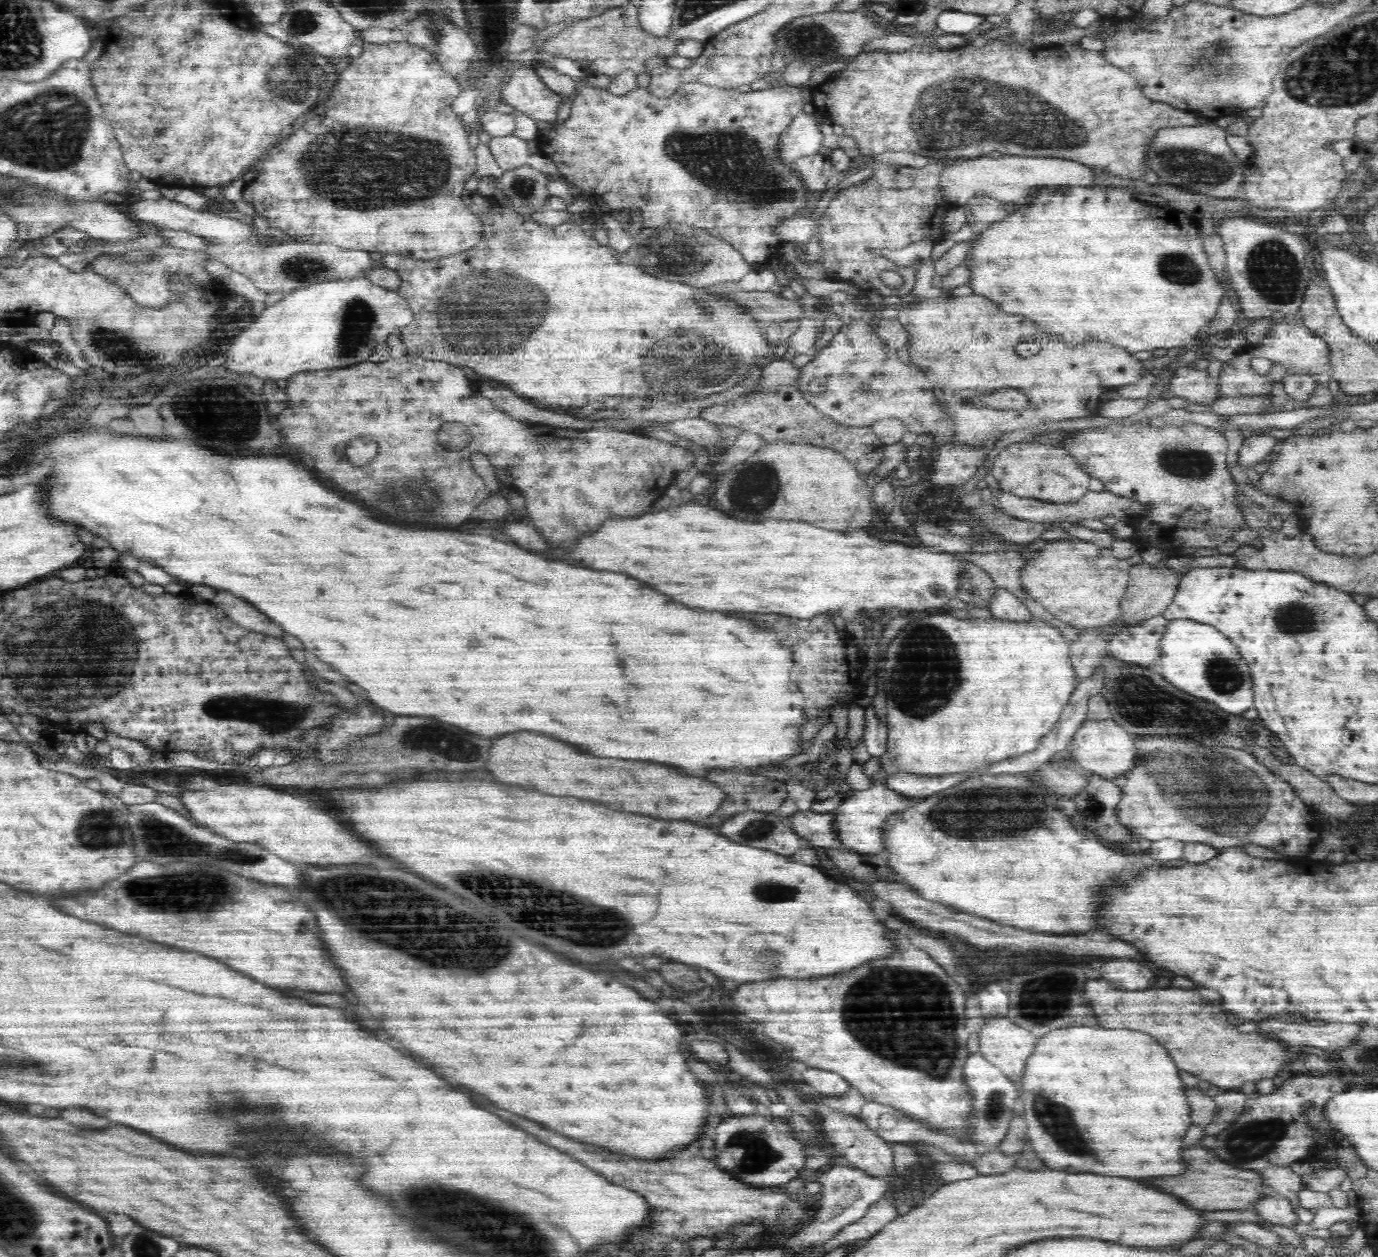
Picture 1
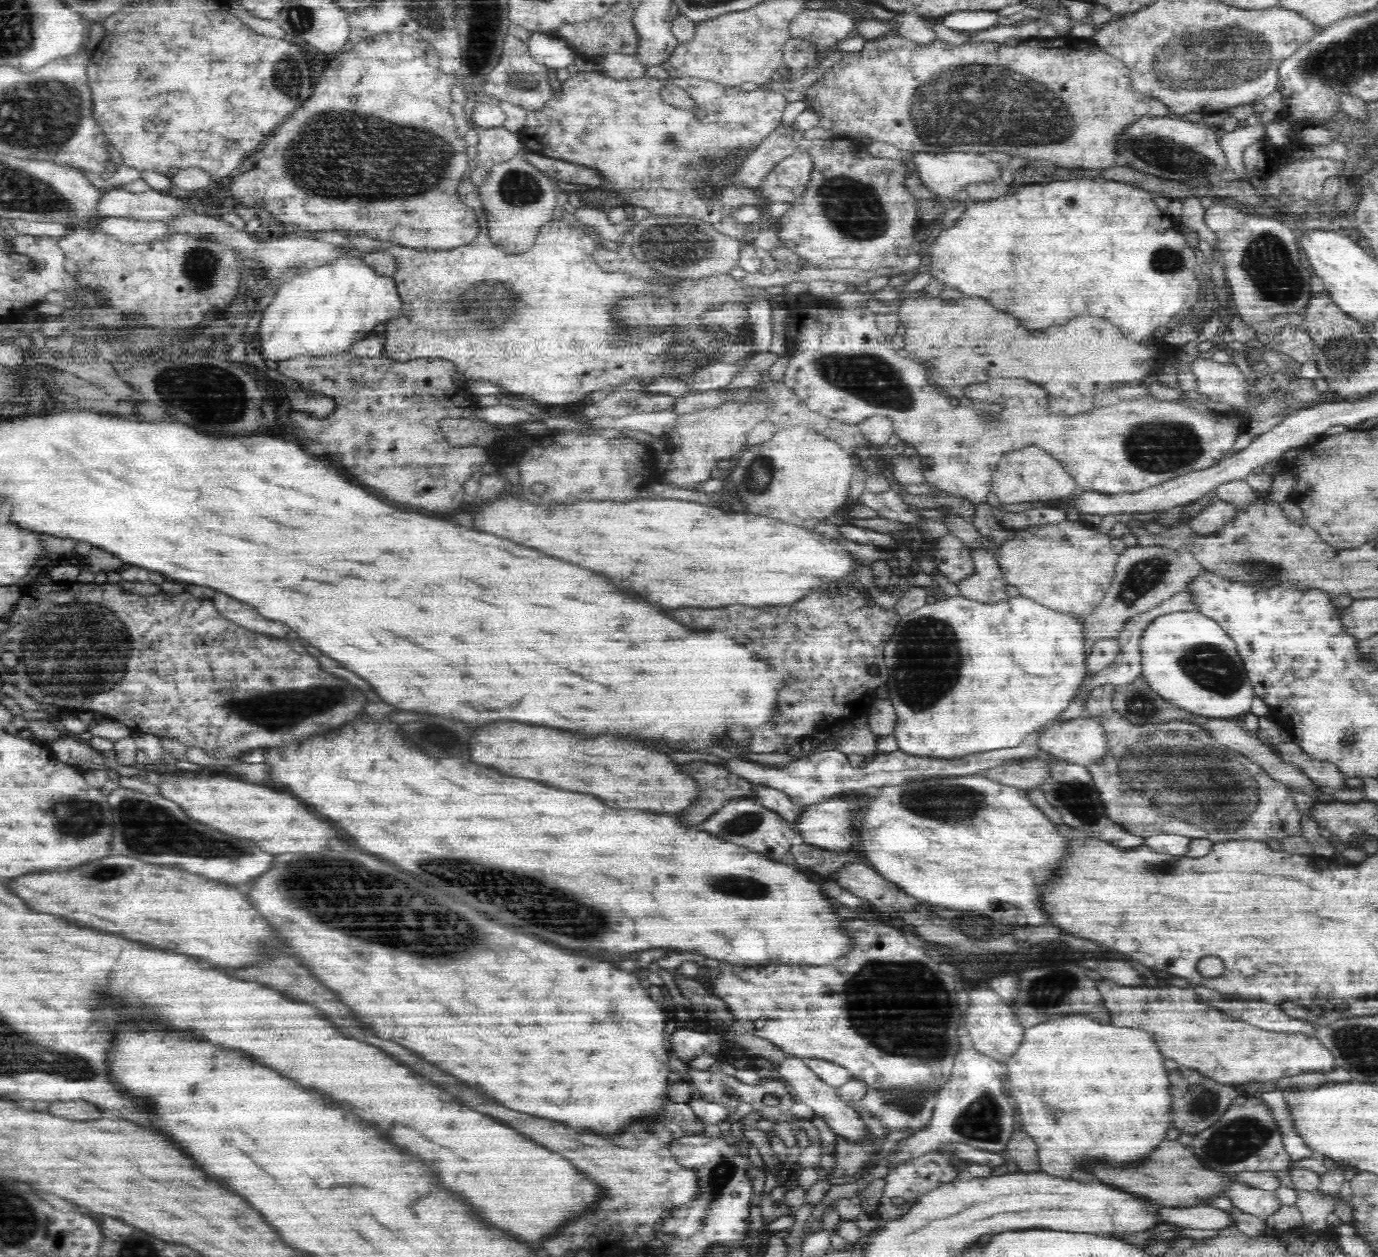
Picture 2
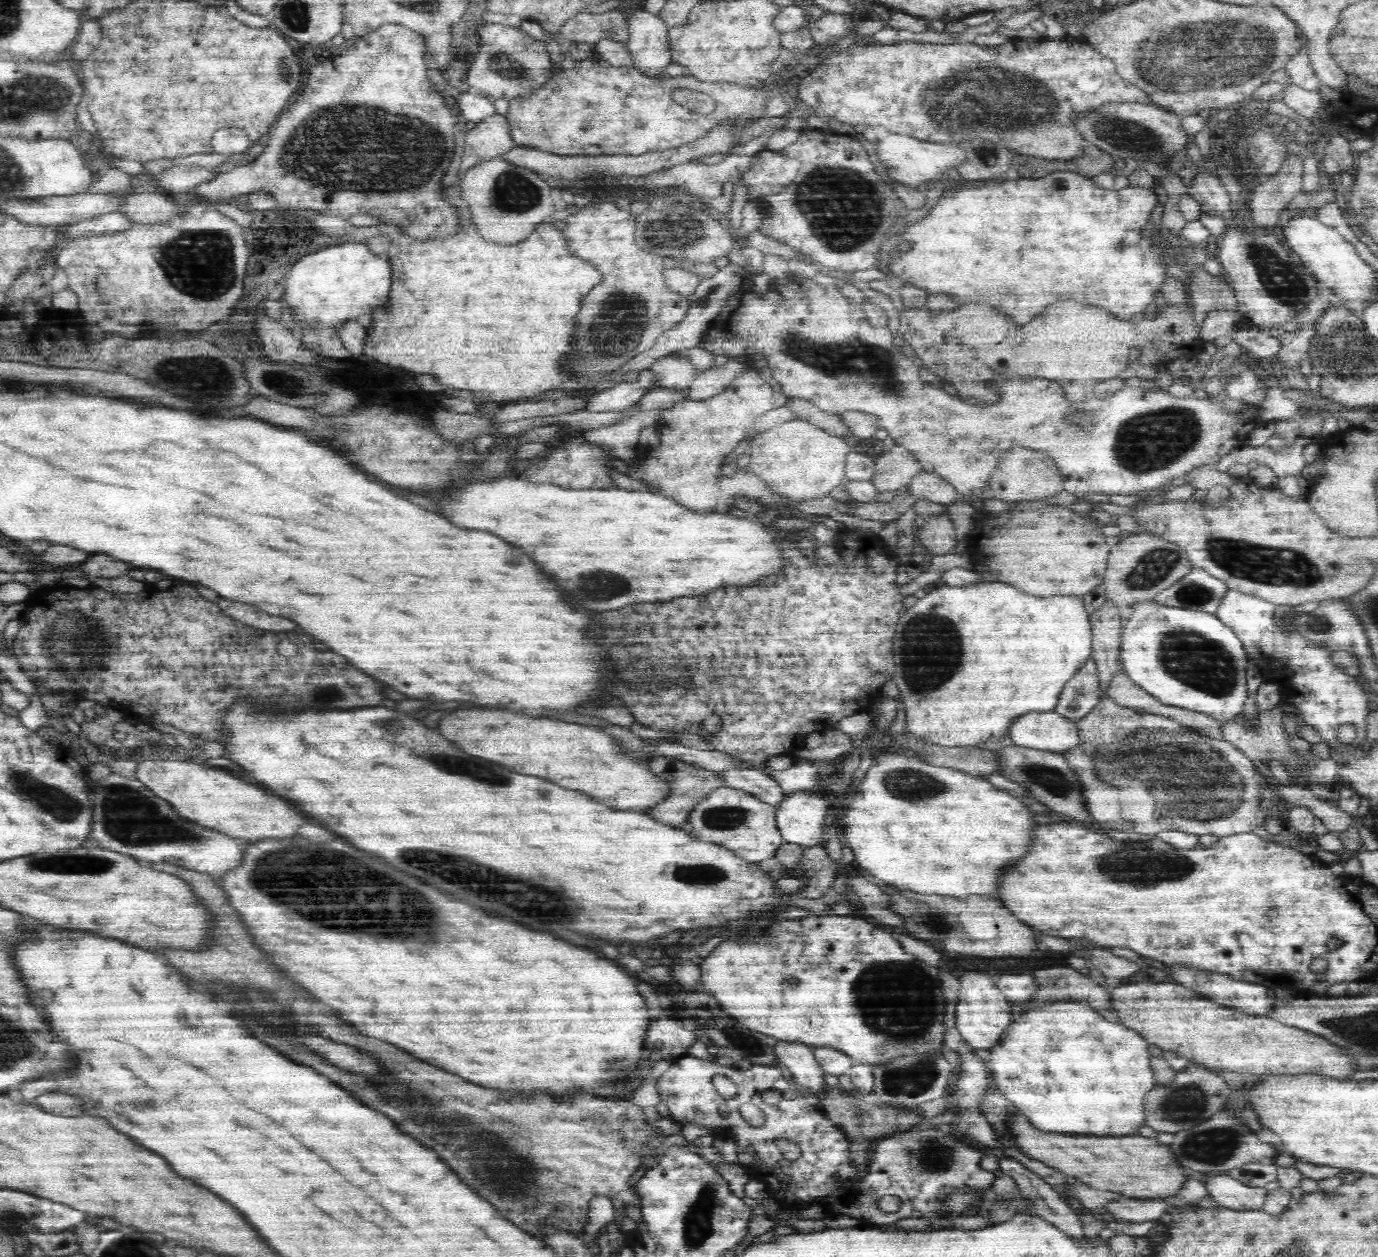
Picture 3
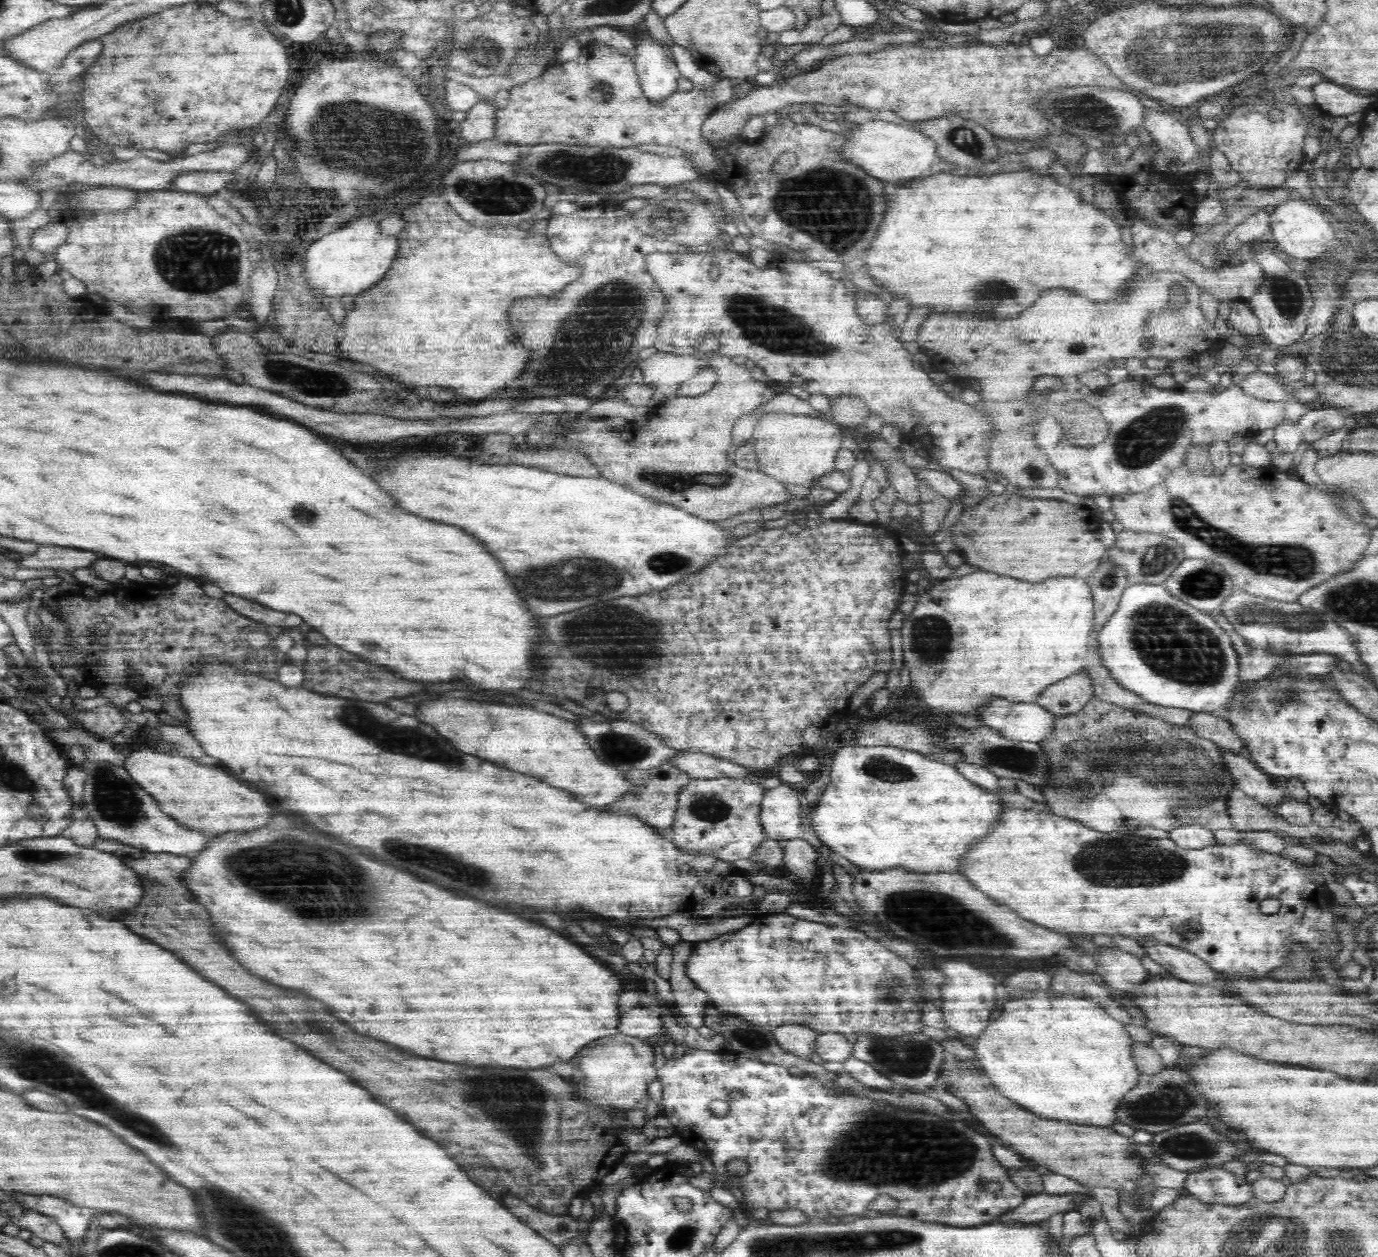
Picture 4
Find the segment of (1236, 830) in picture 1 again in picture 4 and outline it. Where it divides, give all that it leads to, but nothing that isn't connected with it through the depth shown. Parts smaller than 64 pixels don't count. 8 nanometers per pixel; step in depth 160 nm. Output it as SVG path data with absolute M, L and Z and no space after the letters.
M1092 697L1078 712L1052 716L1050 734L1034 742L1048 763L1048 776L1035 785L1046 800L1041 808L1100 832L1123 830L1128 820L1132 820L1132 824L1154 825L1169 831L1184 824L1202 825L1214 832L1232 829L1224 802L1233 782L1220 761L1218 746L1199 737L1186 725L1170 724L1136 710L1133 713Z

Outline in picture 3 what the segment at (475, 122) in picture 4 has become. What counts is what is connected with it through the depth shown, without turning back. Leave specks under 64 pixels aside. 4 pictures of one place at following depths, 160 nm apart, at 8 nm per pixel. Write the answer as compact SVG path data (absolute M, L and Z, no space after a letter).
M494 112L476 122L476 126L466 131L464 136L464 154L458 174L464 174L478 158L492 158L513 148L513 141L508 131L508 121L500 113Z

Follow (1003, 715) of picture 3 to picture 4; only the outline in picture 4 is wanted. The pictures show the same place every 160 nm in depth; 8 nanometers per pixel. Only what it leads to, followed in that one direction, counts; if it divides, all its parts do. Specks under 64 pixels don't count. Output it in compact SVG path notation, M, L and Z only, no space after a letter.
M982 569L960 576L960 578L951 578L943 580L941 584L934 585L923 595L919 596L917 604L912 613L909 614L902 628L902 636L904 636L904 656L912 674L911 686L918 690L920 698L924 700L929 707L926 712L944 715L947 712L960 712L971 714L972 708L978 708L982 702L986 702L992 696L1003 696L1008 700L1016 700L1020 702L1034 702L1034 694L1038 694L1040 690L1046 686L1057 682L1060 678L1072 676L1078 672L1078 668L1082 668L1091 658L1089 654L1089 640L1094 626L1094 598L1092 598L1092 590L1086 584L1084 578L1078 576L1050 576L1050 578L1041 579L1042 582L1026 582L1026 580L1018 580L1012 576L1002 575L985 571Z

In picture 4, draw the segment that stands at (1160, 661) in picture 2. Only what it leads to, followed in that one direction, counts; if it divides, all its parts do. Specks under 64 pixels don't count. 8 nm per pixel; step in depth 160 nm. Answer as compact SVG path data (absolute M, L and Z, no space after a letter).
M1130 583L1123 590L1118 610L1110 616L1110 622L1094 634L1094 644L1098 649L1096 662L1106 668L1118 686L1160 706L1216 713L1224 700L1232 696L1239 678L1238 657L1230 637L1204 611L1174 596L1165 583Z

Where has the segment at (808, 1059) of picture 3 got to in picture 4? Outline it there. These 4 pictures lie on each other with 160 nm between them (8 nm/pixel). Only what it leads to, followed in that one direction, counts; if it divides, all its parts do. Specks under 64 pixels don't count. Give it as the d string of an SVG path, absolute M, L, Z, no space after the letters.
M782 1024L774 1026L772 1032L782 1048L802 1057L809 1057L812 1054L816 1038L819 1036L815 1029L812 1030L806 1024Z

